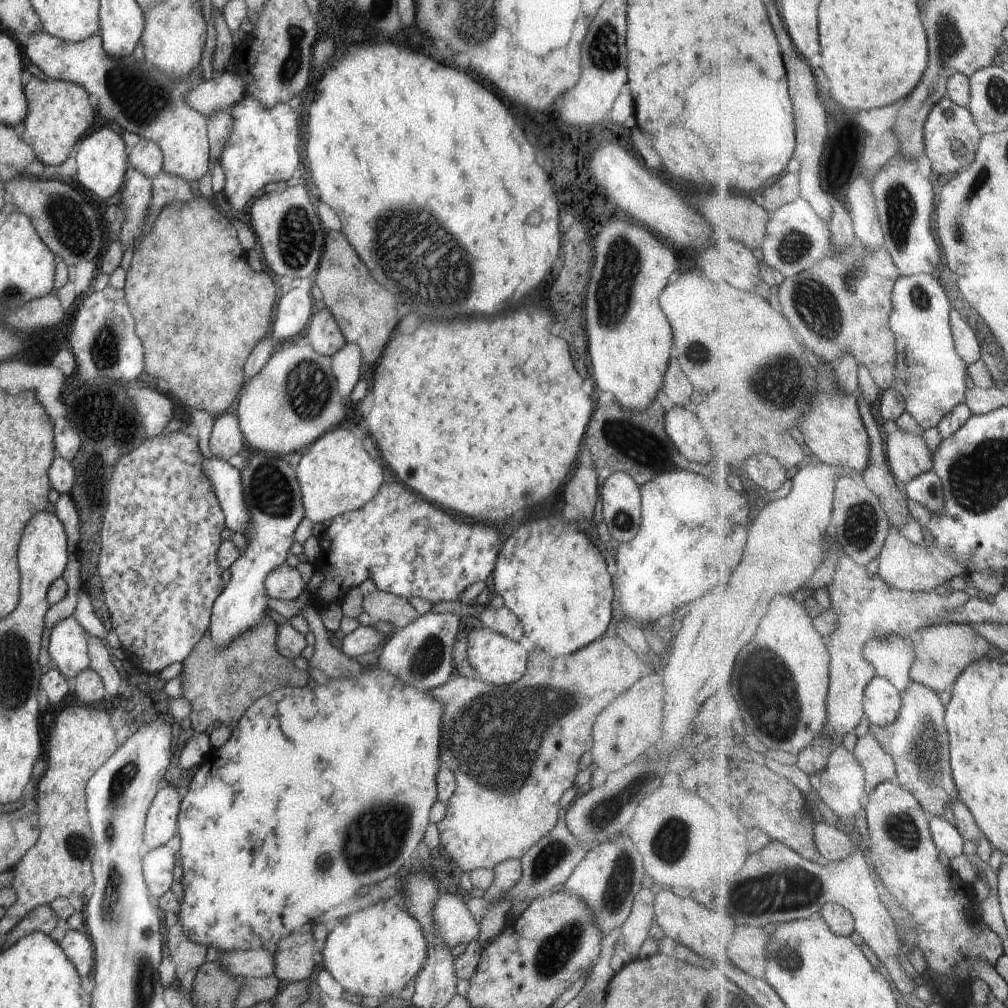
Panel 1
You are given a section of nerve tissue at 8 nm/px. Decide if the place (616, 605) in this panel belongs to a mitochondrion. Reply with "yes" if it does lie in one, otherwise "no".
no

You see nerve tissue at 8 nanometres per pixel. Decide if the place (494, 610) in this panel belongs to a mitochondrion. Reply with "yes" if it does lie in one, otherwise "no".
no

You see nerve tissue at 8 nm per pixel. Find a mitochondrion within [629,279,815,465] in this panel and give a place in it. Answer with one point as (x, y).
(780, 383)

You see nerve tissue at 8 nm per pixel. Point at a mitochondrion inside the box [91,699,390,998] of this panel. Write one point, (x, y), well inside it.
(121, 782)

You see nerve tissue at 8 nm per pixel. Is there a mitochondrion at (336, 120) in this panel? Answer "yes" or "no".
no

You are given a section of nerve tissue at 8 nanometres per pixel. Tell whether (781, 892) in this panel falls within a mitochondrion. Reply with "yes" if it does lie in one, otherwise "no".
yes

